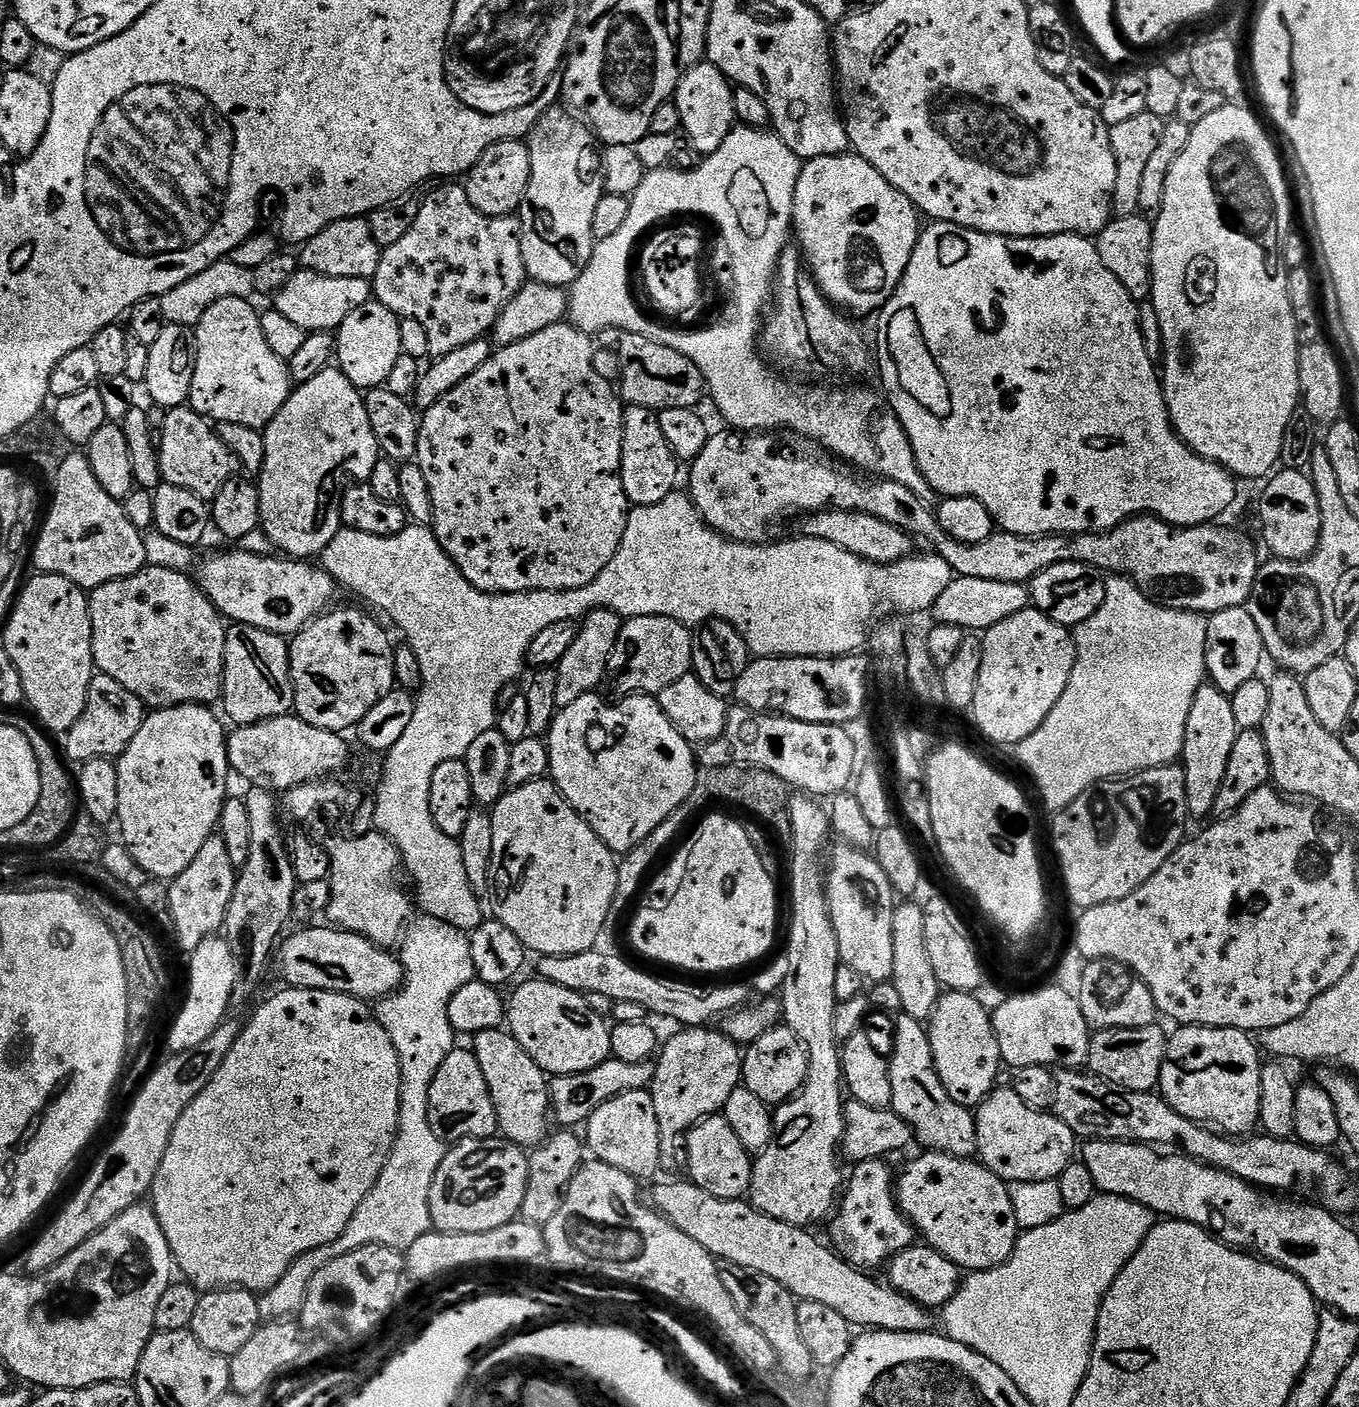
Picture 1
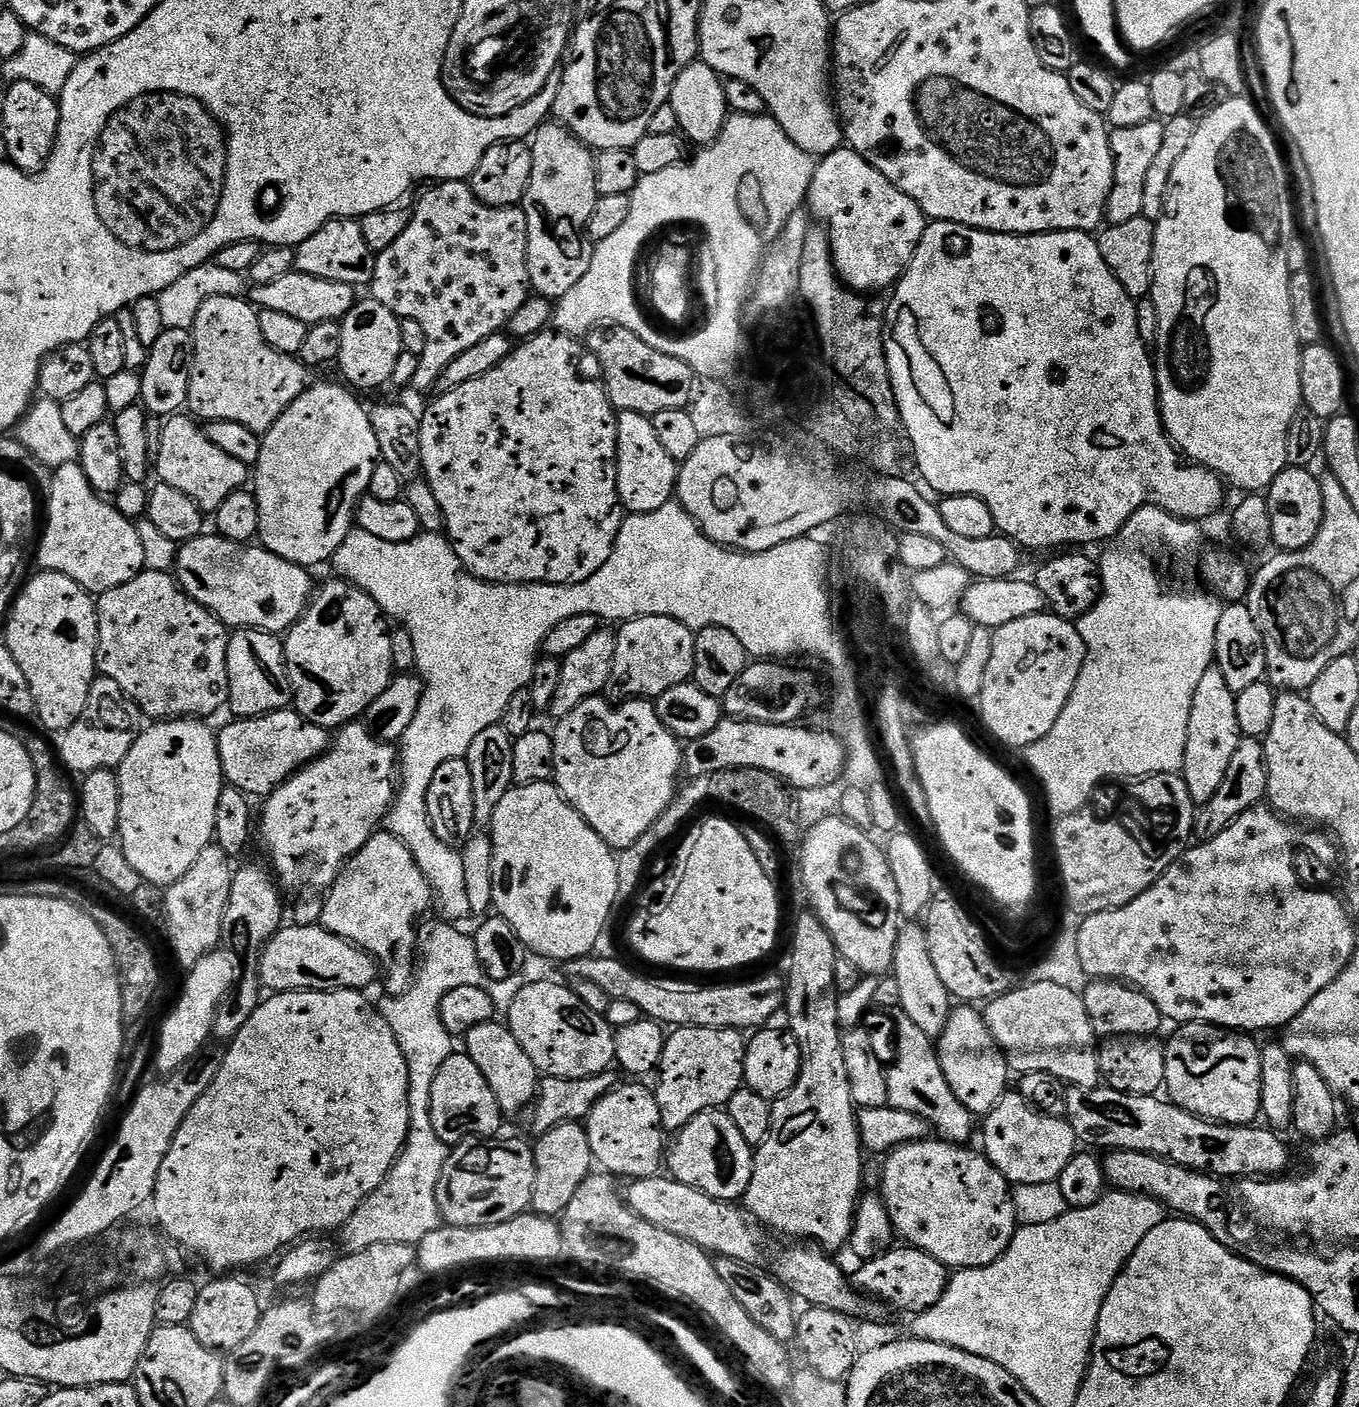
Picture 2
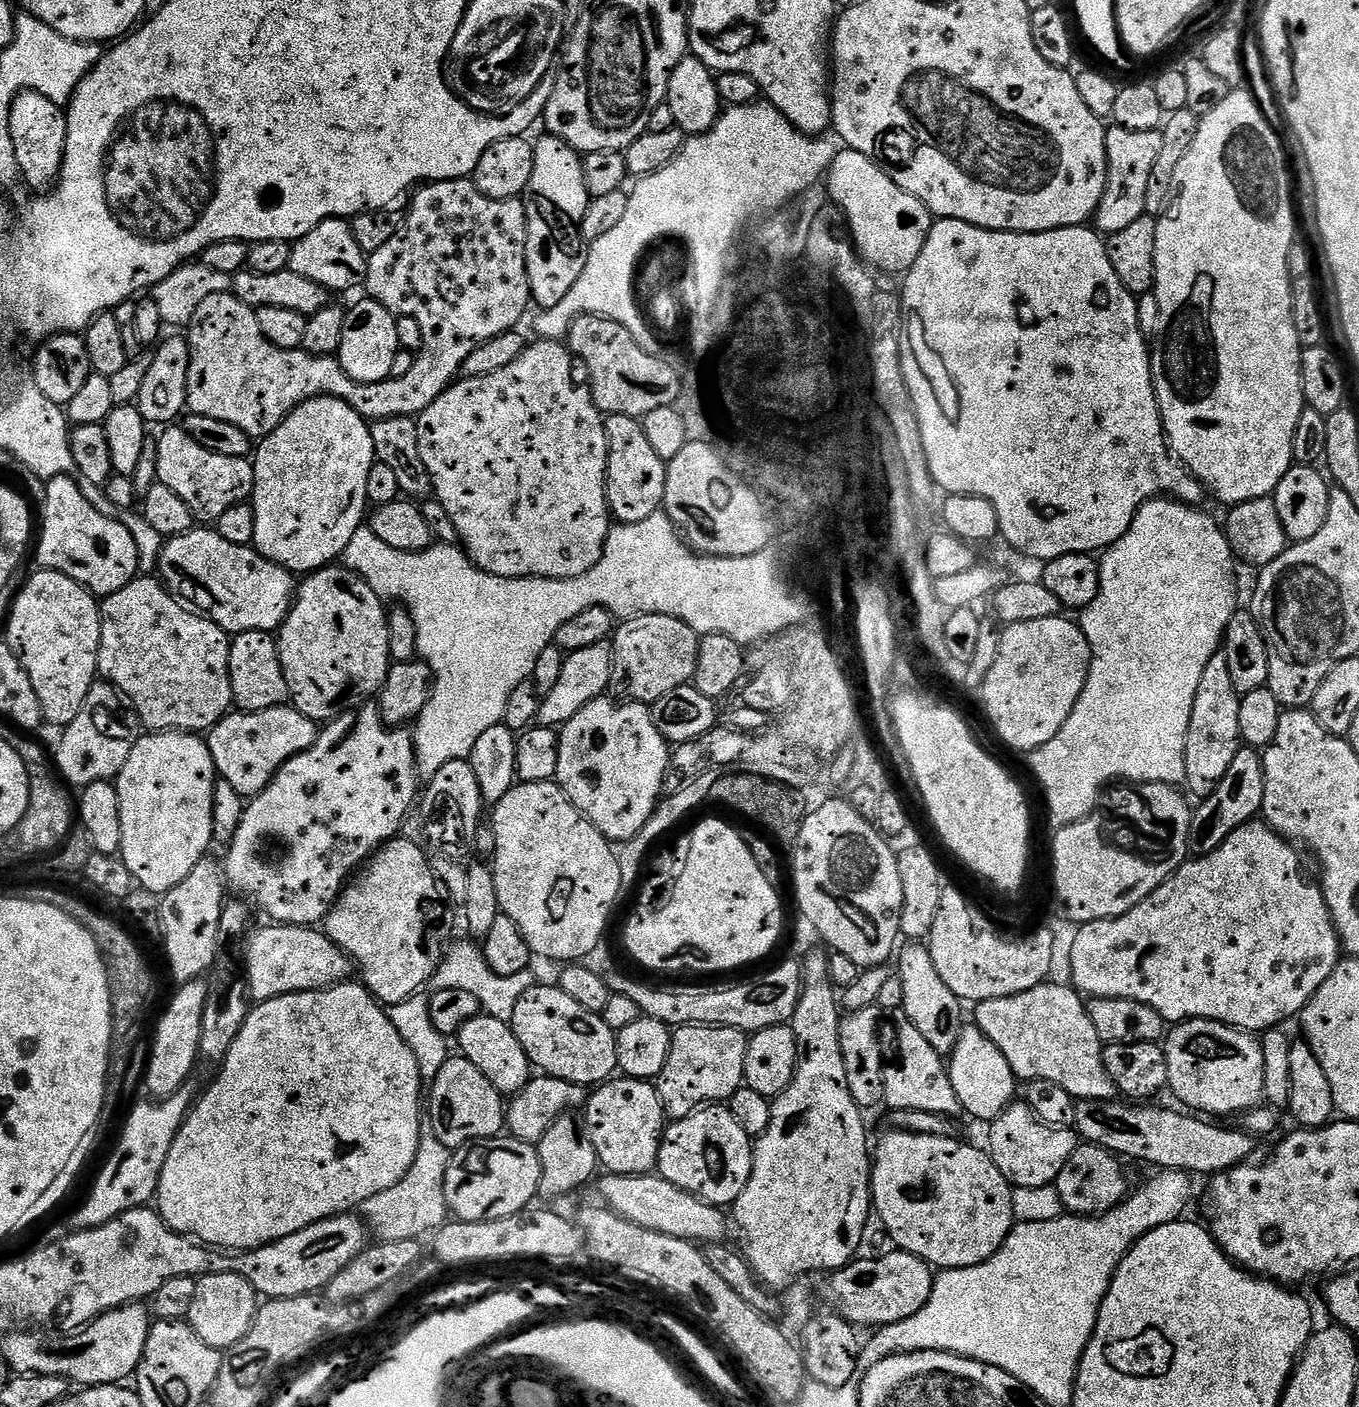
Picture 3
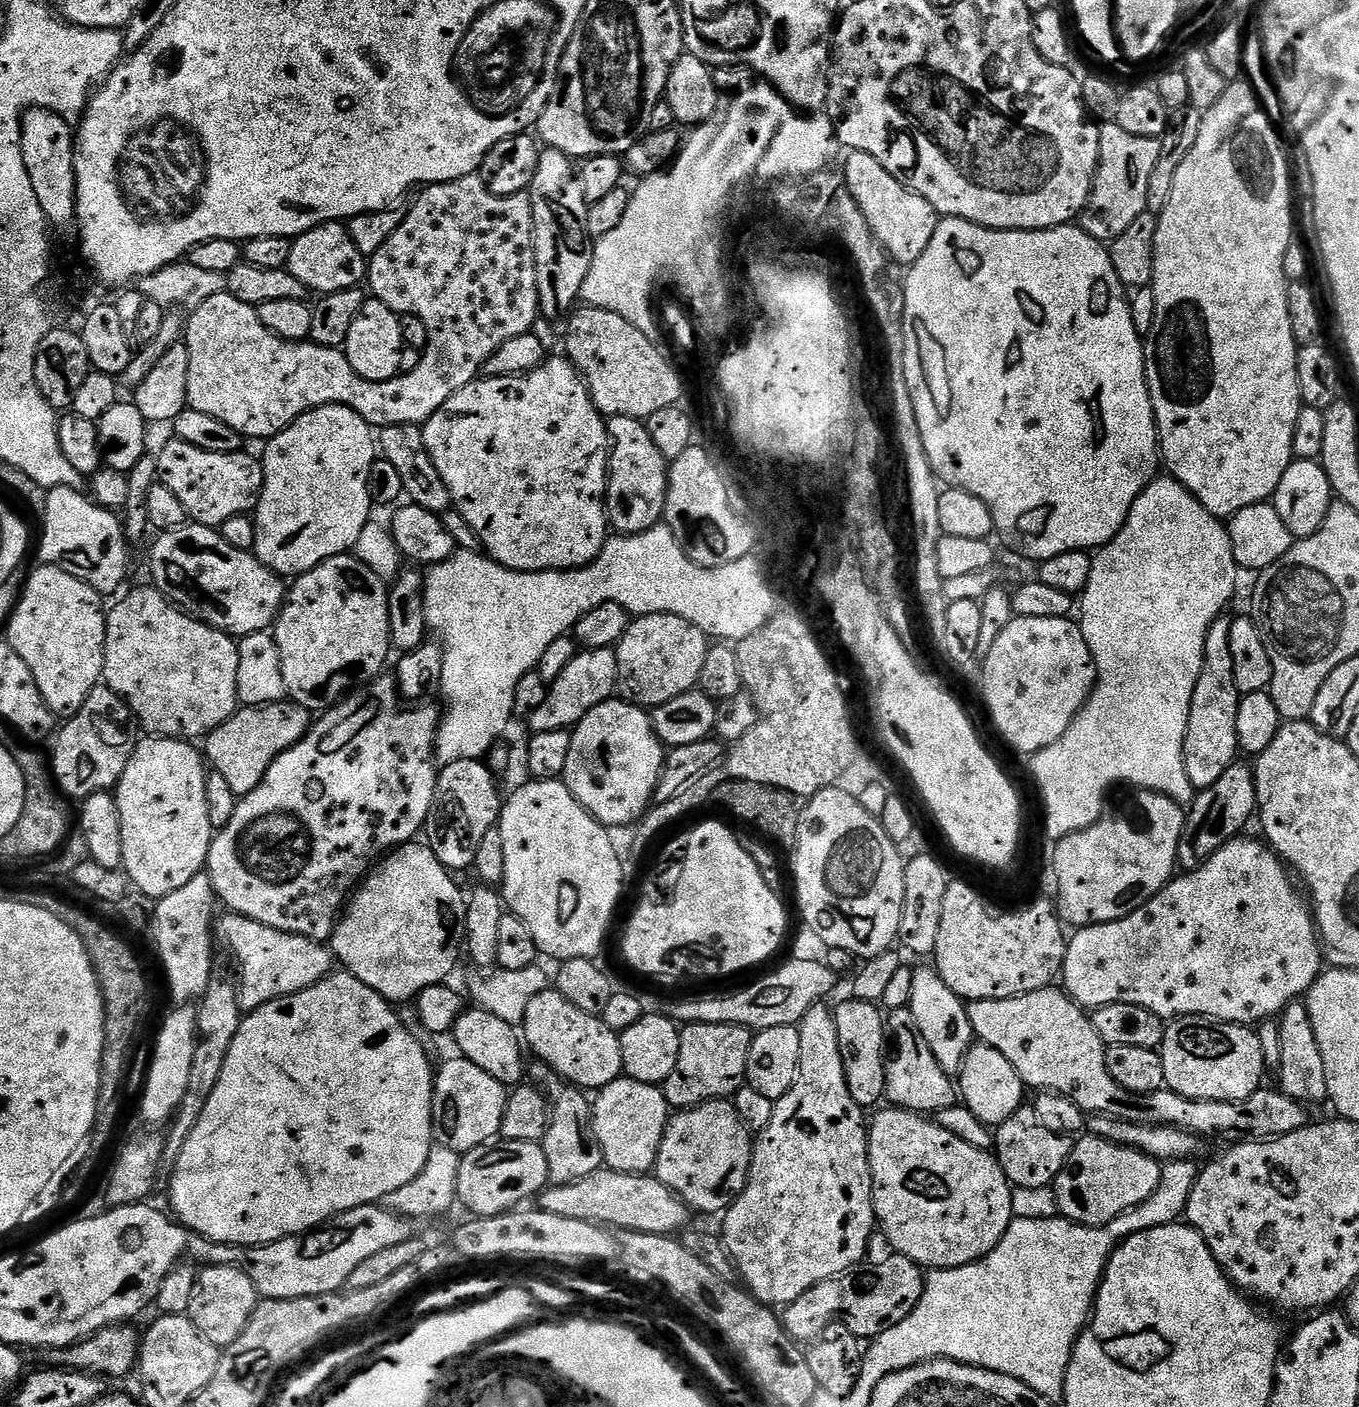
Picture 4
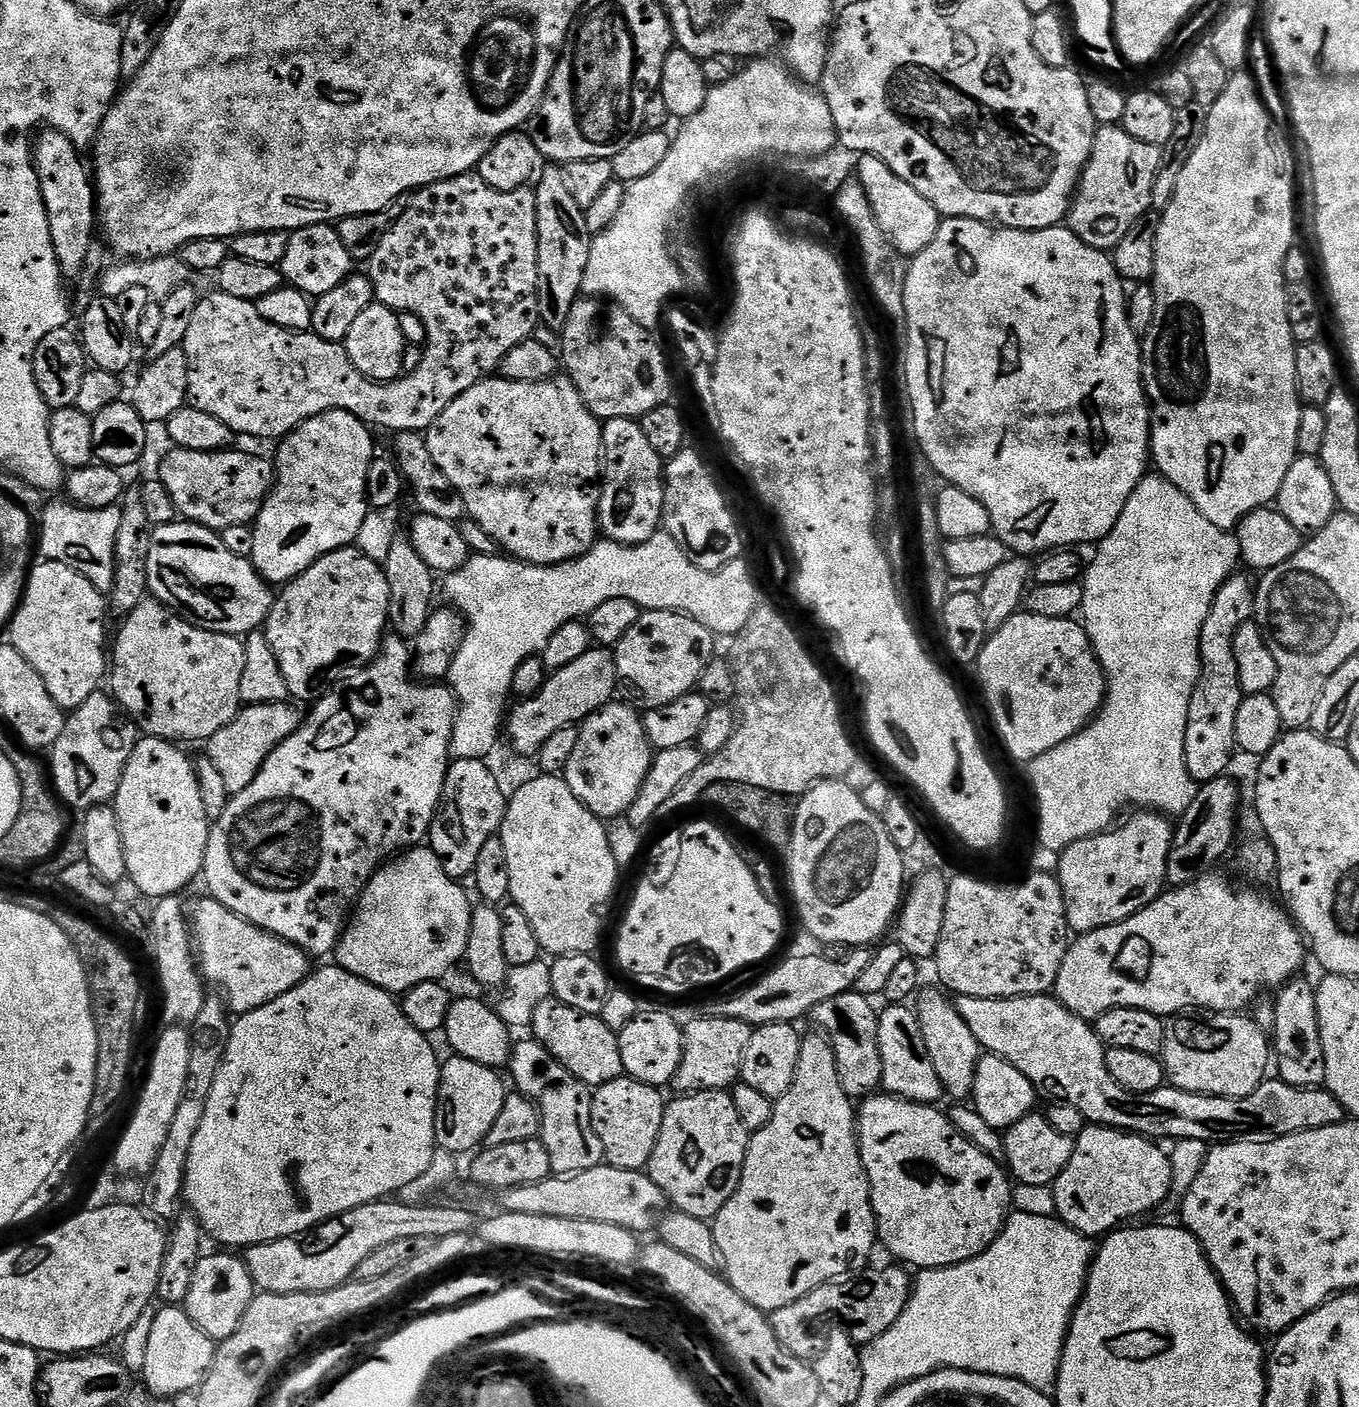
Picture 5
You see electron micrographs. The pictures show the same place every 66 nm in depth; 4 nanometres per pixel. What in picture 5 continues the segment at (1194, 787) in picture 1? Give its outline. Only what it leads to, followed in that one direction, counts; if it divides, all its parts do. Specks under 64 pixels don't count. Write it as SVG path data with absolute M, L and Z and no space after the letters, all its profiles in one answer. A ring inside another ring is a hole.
M1233 574L1218 590L1214 602L1210 606L1210 614L1206 614L1206 622L1202 622L1200 631L1200 677L1194 686L1194 694L1190 698L1188 711L1188 725L1186 726L1186 742L1184 743L1184 757L1186 770L1190 770L1197 785L1209 784L1225 775L1232 764L1232 752L1237 751L1236 731L1234 722L1238 718L1238 706L1245 698L1244 691L1238 682L1238 662L1234 662L1234 640L1242 625L1249 623L1254 616L1256 603L1256 588L1241 574Z

